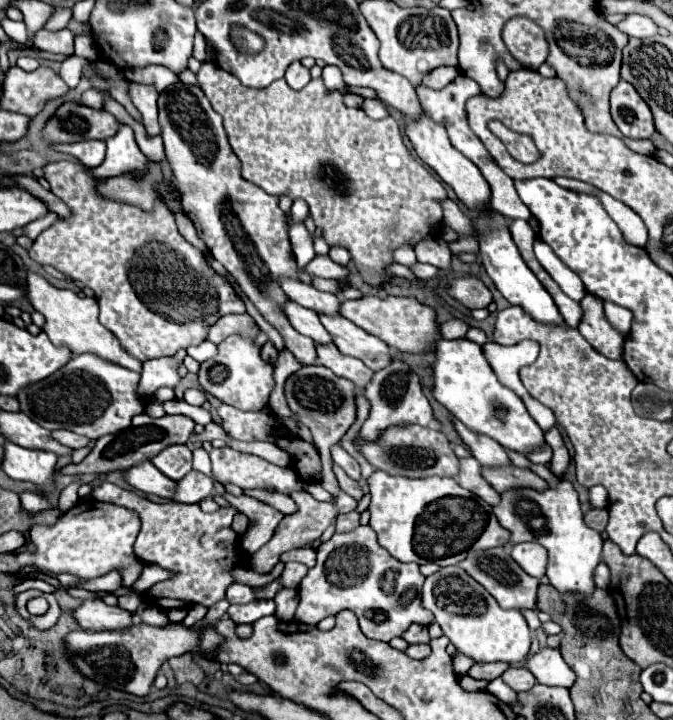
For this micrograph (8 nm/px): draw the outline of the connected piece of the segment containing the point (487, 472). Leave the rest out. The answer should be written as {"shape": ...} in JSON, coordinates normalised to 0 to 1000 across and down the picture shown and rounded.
{"shape":[[[718,649],[718,660],[741,685],[750,685],[756,679],[771,679],[771,676],[810,682],[813,676],[813,671],[801,660],[789,657],[786,651],[771,651],[771,649],[744,649],[744,651]]]}

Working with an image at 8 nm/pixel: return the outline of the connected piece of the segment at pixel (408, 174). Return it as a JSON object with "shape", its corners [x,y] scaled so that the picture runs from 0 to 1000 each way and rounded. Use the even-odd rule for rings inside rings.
{"shape":[[[302,88],[296,101],[293,101],[293,113],[296,113],[296,121],[302,124],[302,129],[308,132],[308,138],[314,140],[316,151],[331,163],[331,176],[337,182],[337,190],[340,190],[340,201],[343,207],[349,210],[349,215],[355,218],[358,224],[358,232],[361,232],[361,246],[385,260],[391,260],[400,271],[409,271],[409,274],[418,274],[418,271],[426,271],[429,276],[450,276],[456,279],[456,285],[462,288],[462,301],[471,313],[471,318],[480,321],[480,332],[486,335],[489,343],[510,343],[522,351],[522,360],[527,363],[530,368],[530,376],[536,382],[536,388],[554,399],[569,399],[575,390],[587,388],[581,379],[578,379],[578,368],[587,365],[584,360],[584,349],[596,340],[605,340],[605,343],[617,343],[626,332],[637,329],[652,329],[655,326],[655,315],[658,315],[658,288],[655,282],[664,276],[664,265],[658,263],[655,251],[646,249],[634,235],[632,229],[617,221],[611,215],[611,210],[602,204],[599,199],[599,188],[593,182],[593,174],[584,163],[572,163],[566,168],[557,168],[551,165],[539,151],[527,151],[527,149],[516,149],[510,143],[510,132],[504,126],[489,126],[480,115],[480,110],[462,110],[447,126],[438,126],[426,118],[423,110],[412,110],[409,115],[403,115],[400,121],[394,124],[376,124],[376,121],[364,121],[352,107],[346,107],[343,101],[331,99],[328,93],[316,90],[316,88]]]}

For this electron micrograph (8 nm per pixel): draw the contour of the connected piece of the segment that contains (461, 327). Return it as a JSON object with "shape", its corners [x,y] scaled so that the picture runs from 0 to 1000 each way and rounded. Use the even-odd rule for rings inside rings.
{"shape":[[[667,443],[655,451],[655,463],[661,471],[679,471],[679,468],[685,471],[685,468],[691,468],[694,457],[697,457],[697,449],[691,449],[685,443]]]}

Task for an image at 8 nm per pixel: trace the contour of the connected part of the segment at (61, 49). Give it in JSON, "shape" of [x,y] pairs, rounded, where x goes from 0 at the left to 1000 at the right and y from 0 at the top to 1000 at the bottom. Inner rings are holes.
{"shape":[[[100,38],[91,43],[61,40],[49,49],[49,63],[61,71],[70,71],[70,74],[105,76],[108,74],[108,54],[111,54],[111,46]]]}

